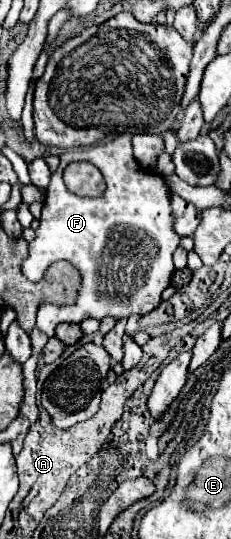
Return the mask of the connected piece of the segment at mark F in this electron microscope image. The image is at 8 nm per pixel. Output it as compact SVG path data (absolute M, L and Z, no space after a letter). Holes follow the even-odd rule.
M119 134L117 138L109 142L99 142L95 146L77 148L63 152L59 168L51 174L51 182L47 186L47 198L43 202L43 214L41 214L41 226L35 230L35 240L29 244L29 258L22 264L22 272L30 281L40 281L45 270L51 262L57 260L69 260L75 268L81 270L83 282L81 290L85 294L79 294L77 302L71 306L55 306L55 304L41 304L37 312L37 328L45 332L47 336L53 336L57 324L61 322L75 322L79 324L85 318L123 318L133 314L147 314L161 302L161 292L169 286L173 266L173 252L179 246L179 236L173 230L171 220L171 204L169 204L169 188L165 186L163 178L155 178L149 170L143 170L137 166L131 150L131 134ZM75 160L87 160L91 164L97 164L99 172L105 178L107 190L101 198L81 198L69 192L63 184L63 168Z

